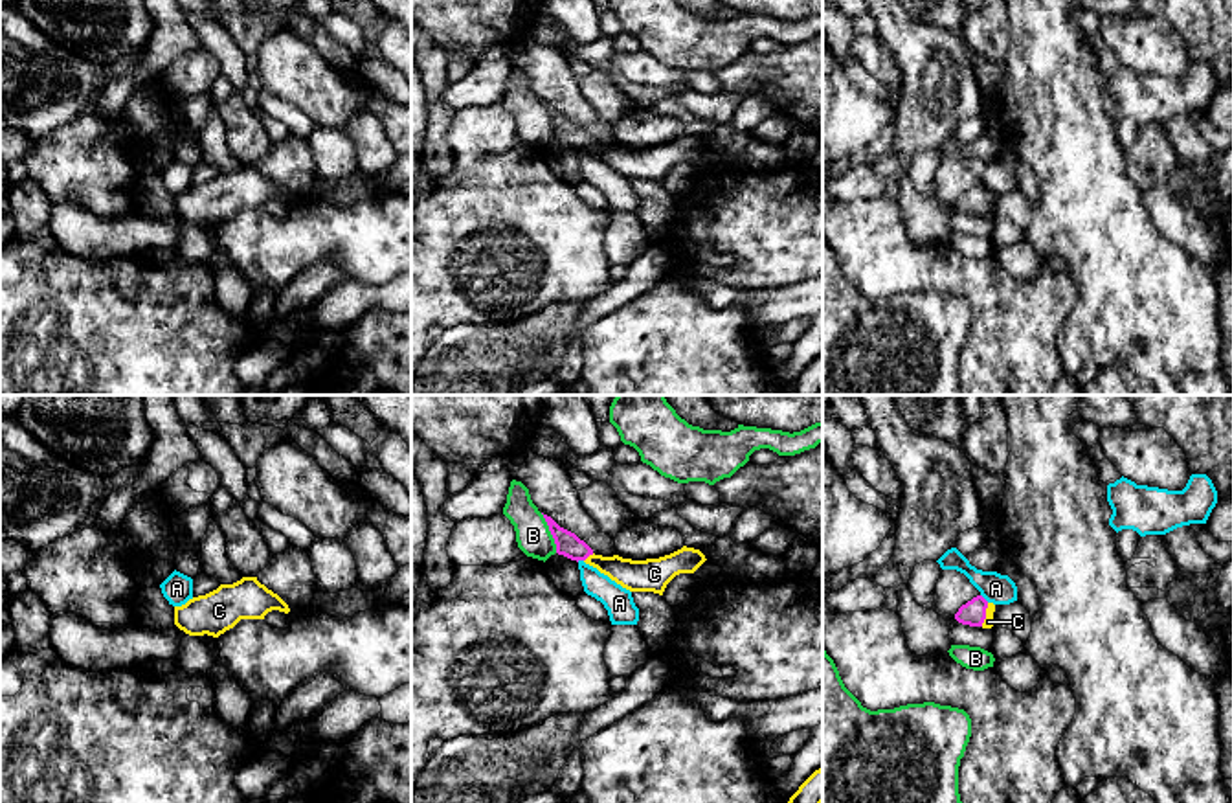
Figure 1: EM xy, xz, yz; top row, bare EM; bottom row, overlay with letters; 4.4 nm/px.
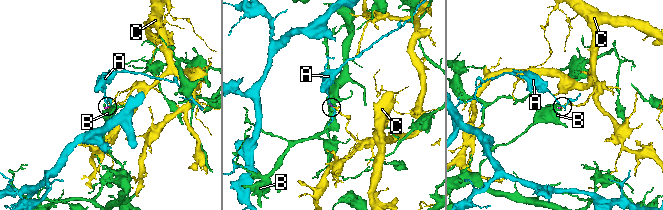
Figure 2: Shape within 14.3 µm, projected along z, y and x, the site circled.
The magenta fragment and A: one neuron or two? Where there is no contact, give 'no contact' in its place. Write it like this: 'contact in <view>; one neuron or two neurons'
contact in yz; two neurons

